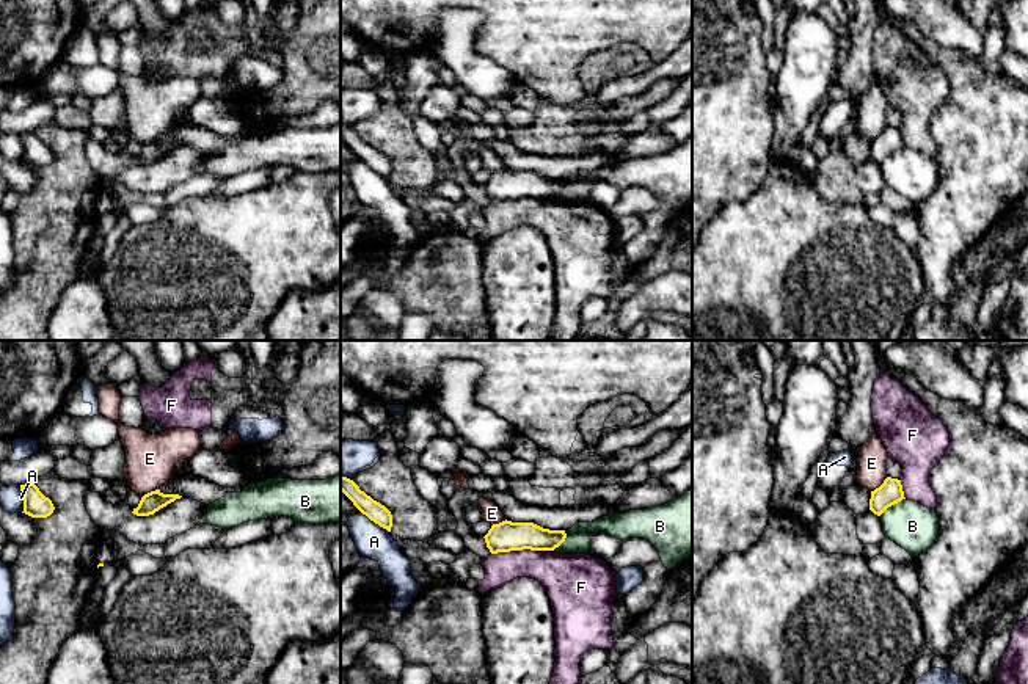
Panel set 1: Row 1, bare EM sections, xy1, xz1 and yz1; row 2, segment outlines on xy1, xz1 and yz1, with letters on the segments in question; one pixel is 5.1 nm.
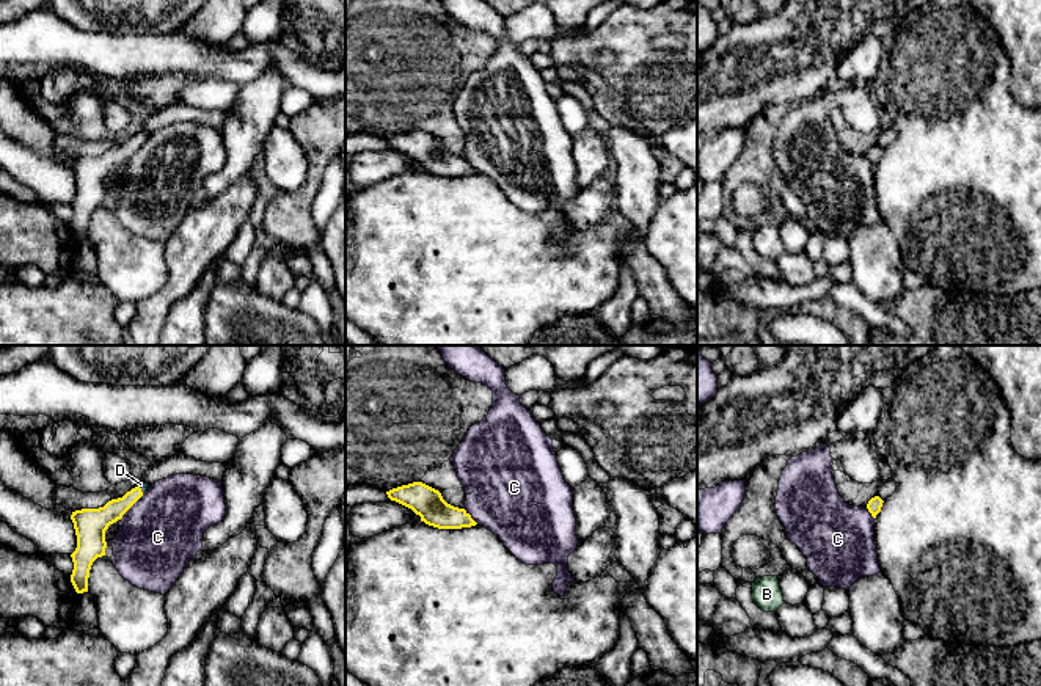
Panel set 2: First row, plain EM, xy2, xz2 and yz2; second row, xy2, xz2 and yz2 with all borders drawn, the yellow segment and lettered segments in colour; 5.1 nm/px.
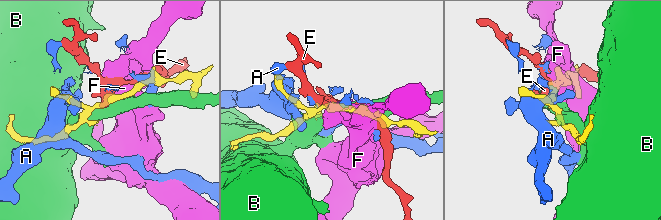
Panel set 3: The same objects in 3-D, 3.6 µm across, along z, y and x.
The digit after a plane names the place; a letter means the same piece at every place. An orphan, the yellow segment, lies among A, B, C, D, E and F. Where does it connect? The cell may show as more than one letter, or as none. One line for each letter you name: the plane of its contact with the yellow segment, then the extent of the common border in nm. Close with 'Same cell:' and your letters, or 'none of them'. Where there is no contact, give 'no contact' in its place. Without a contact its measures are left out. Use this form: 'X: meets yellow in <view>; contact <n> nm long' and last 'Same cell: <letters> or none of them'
D: meets yellow in xy2; contact 70 nm long
Same cell: D

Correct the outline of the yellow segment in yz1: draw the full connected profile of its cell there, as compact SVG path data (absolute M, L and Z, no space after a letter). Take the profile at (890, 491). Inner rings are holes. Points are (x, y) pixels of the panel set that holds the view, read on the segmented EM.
M887 477L884 483L871 491L869 510L880 516L888 507L901 502L904 497L901 480Z

